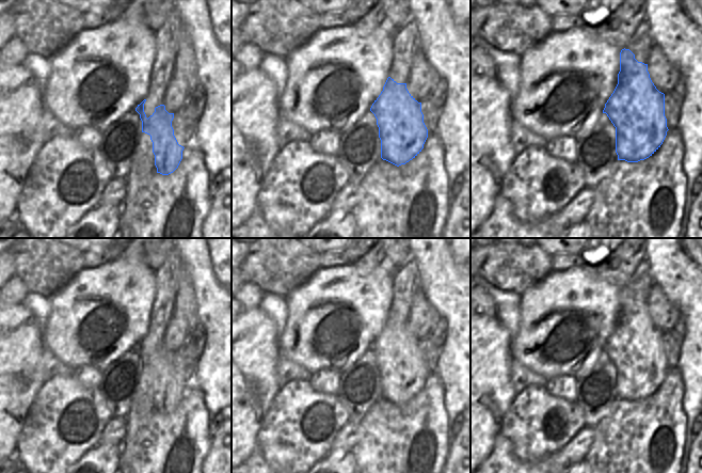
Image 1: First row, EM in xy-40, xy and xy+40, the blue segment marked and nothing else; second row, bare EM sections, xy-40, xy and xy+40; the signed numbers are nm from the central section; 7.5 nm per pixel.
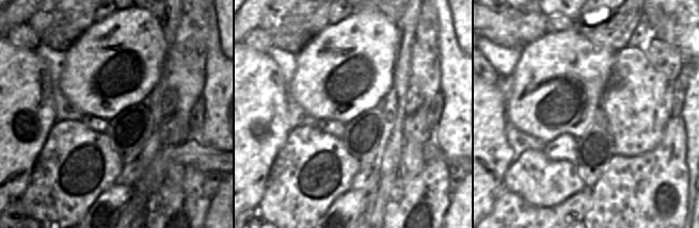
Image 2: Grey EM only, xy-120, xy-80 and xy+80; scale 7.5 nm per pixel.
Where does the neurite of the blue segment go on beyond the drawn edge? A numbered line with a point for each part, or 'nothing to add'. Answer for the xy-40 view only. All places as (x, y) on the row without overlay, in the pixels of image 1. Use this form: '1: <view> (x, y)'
nothing to add

